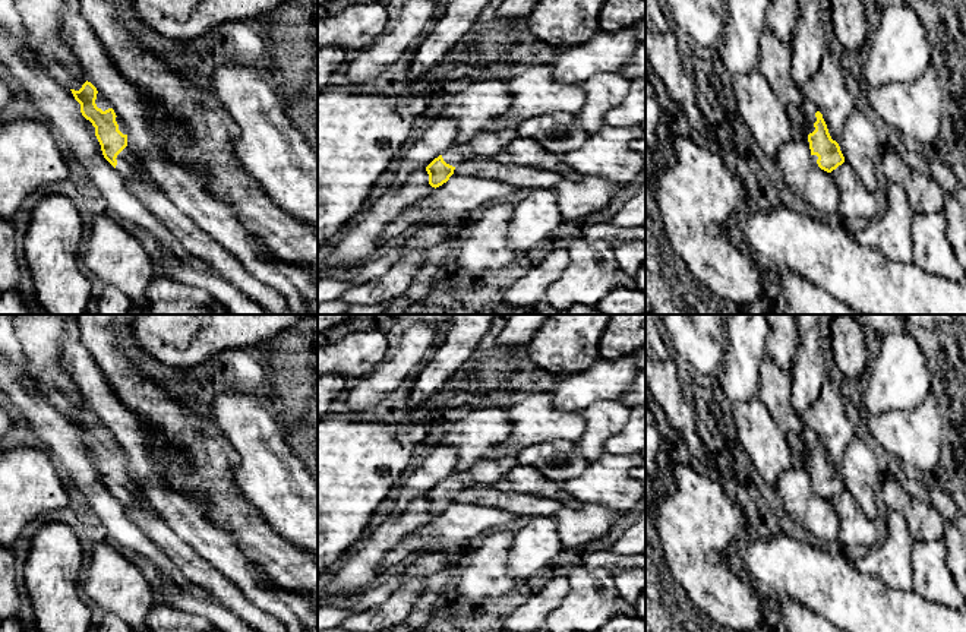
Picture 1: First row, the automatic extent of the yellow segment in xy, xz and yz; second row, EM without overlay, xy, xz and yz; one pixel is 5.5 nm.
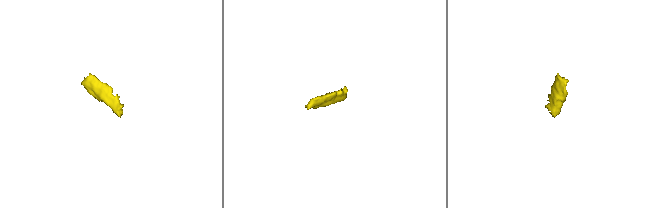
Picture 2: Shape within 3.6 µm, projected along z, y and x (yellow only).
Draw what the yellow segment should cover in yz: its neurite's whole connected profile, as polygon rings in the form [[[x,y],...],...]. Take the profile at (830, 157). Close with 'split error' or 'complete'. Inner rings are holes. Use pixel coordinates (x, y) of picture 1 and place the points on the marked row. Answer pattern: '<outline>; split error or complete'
[[[805,99],[801,110],[802,121],[798,124],[798,130],[808,135],[812,161],[821,170],[831,173],[845,162],[840,146],[831,139],[823,114],[814,102]]]; split error

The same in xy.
[[[88,80],[79,91],[70,91],[80,104],[82,116],[95,127],[104,158],[124,178],[148,176],[143,161],[127,146],[127,126],[116,116],[111,102]]]; split error

